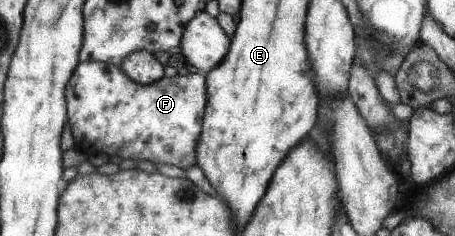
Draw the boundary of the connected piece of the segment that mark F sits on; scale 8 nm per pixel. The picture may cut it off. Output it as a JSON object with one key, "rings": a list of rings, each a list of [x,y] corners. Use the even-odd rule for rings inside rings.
{"rings":[[[95,60],[78,62],[64,91],[68,100],[68,126],[74,140],[73,145],[81,142],[81,152],[87,156],[105,152],[109,157],[173,164],[186,170],[196,166],[196,148],[200,142],[205,107],[208,104],[206,92],[206,76],[198,73],[176,74],[162,77],[155,83],[141,85],[133,82],[118,66]]]}

